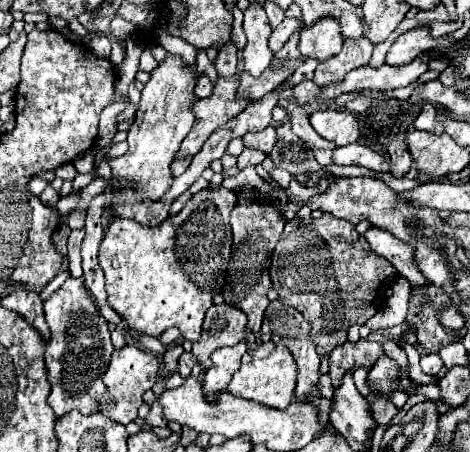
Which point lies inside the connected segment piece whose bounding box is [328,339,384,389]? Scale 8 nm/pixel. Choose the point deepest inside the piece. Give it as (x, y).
(350, 356)

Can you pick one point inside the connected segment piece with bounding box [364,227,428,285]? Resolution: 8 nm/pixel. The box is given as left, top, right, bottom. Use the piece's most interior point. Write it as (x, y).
(401, 255)

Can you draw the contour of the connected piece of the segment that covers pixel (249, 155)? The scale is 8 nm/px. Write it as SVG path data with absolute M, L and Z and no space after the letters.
M244 149L238 155L238 169L244 169L246 165L260 165L266 159L264 153L256 153L256 149Z

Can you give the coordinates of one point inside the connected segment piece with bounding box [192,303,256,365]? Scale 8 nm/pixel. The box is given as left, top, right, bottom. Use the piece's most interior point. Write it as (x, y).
(224, 325)

